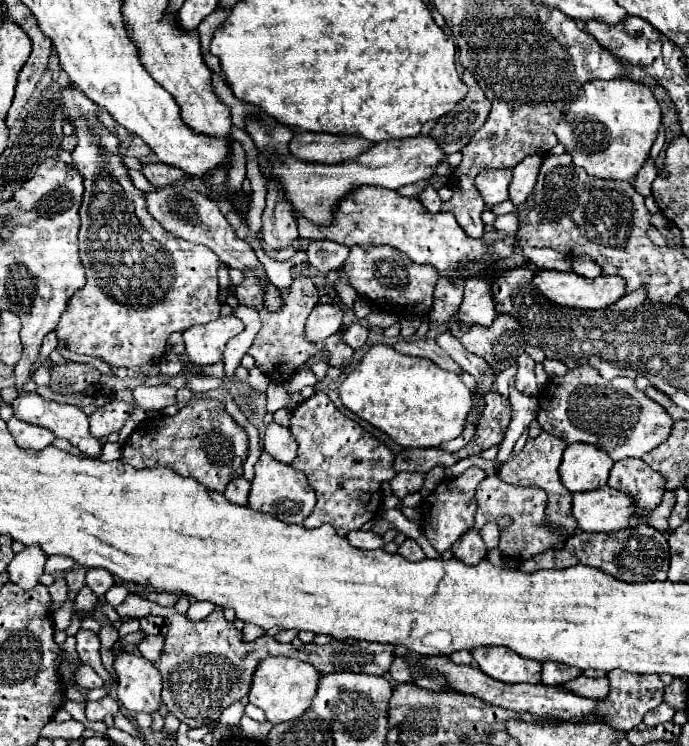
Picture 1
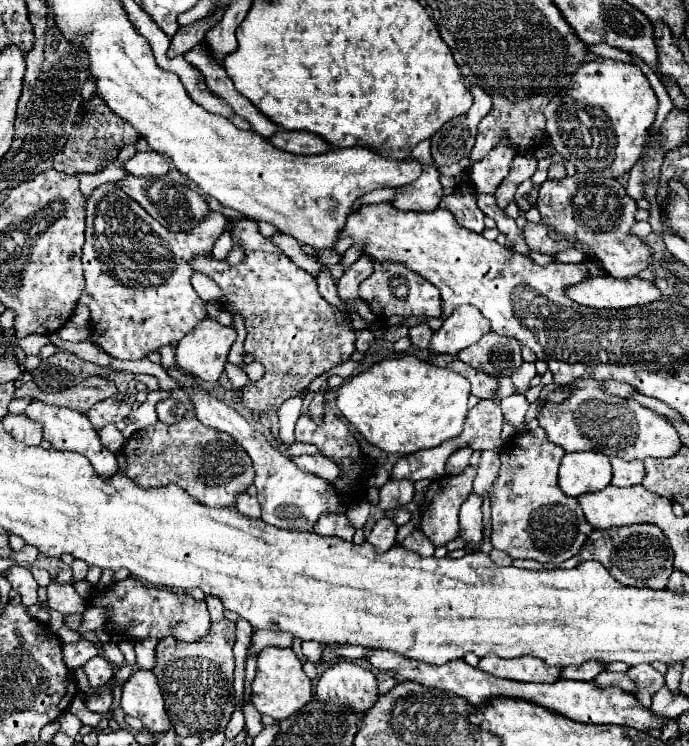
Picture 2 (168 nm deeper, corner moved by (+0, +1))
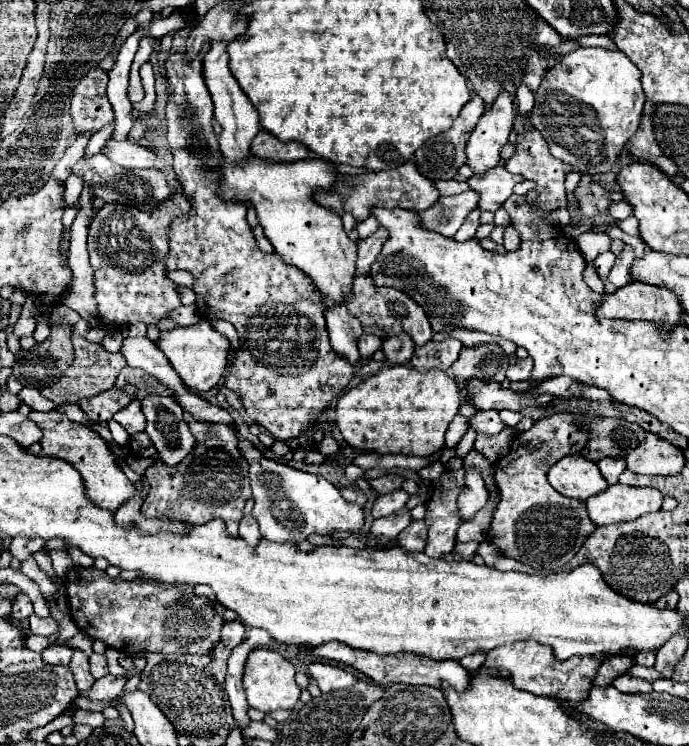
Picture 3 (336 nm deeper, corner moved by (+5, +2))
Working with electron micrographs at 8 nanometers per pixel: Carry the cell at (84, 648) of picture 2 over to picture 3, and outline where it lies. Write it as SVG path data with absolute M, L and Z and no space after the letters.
M56 643L42 651L42 659L50 665L68 665L72 655L74 655L74 649L66 647L66 645L56 645Z

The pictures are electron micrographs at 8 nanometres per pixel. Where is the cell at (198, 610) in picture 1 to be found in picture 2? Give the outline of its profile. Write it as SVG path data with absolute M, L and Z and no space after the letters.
M145 638L135 642L135 654L137 654L137 662L135 668L143 668L143 670L151 670L155 664L155 646L159 640L155 638Z

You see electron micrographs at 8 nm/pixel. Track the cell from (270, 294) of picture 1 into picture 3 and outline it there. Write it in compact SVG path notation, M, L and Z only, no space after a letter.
M94 155L92 159L84 161L80 159L74 167L74 173L80 173L84 179L90 179L94 185L94 195L102 201L116 201L130 207L136 207L144 213L156 211L160 205L164 205L172 197L172 189L166 183L166 177L158 169L146 169L146 171L126 171L124 167L118 167L112 163L106 155Z

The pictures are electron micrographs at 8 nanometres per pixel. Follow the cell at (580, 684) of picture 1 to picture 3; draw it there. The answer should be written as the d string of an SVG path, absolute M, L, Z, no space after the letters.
M628 673L616 677L612 681L612 687L616 687L618 691L622 693L650 693L652 691L652 685L644 679L638 679L638 677L632 677Z

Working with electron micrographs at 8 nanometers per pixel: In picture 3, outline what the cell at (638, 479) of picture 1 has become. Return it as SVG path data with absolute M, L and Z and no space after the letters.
M606 457L606 459L600 459L598 461L598 467L600 467L604 479L610 485L614 485L614 483L618 483L620 473L626 469L626 463L622 459L618 459L618 457Z

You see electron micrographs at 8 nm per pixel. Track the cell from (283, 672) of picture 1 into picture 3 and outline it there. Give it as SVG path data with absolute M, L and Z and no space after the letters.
M254 649L248 655L246 667L244 667L244 691L248 697L248 705L264 713L270 713L276 709L294 709L294 705L300 699L300 687L294 681L294 673L296 673L294 665L280 653L270 649Z

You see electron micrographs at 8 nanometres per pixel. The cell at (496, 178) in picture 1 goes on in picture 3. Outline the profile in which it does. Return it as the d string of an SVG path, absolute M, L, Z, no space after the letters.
M506 91L498 95L494 107L482 115L476 129L466 143L468 167L474 175L482 175L500 161L500 151L508 143L508 135L514 123L514 111L518 107L516 97Z

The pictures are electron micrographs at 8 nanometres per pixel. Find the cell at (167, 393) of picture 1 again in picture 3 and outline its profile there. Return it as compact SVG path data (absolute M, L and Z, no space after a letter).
M134 399L128 407L124 407L122 411L118 411L116 415L114 415L114 419L130 433L130 435L134 435L134 433L138 433L138 431L144 431L144 427L146 427L146 417L144 417L144 413L142 413L142 403L138 401L138 399Z

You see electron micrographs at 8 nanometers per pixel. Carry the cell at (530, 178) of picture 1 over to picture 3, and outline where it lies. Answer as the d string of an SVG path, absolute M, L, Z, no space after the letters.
M496 165L486 175L474 175L468 179L470 189L480 193L480 209L496 211L512 195L512 187L522 181L522 175L508 173L506 167Z

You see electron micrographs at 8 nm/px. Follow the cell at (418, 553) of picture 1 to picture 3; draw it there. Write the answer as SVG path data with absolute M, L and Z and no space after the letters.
M412 521L398 537L396 537L396 545L400 549L406 549L410 553L414 551L424 551L426 547L426 525L424 521Z

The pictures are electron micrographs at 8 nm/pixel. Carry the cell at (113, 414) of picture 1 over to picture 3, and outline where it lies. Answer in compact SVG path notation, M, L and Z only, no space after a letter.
M112 387L110 391L104 391L92 399L82 399L80 407L86 413L88 419L96 421L96 423L106 423L110 421L122 407L126 407L132 399L122 393L122 389Z

